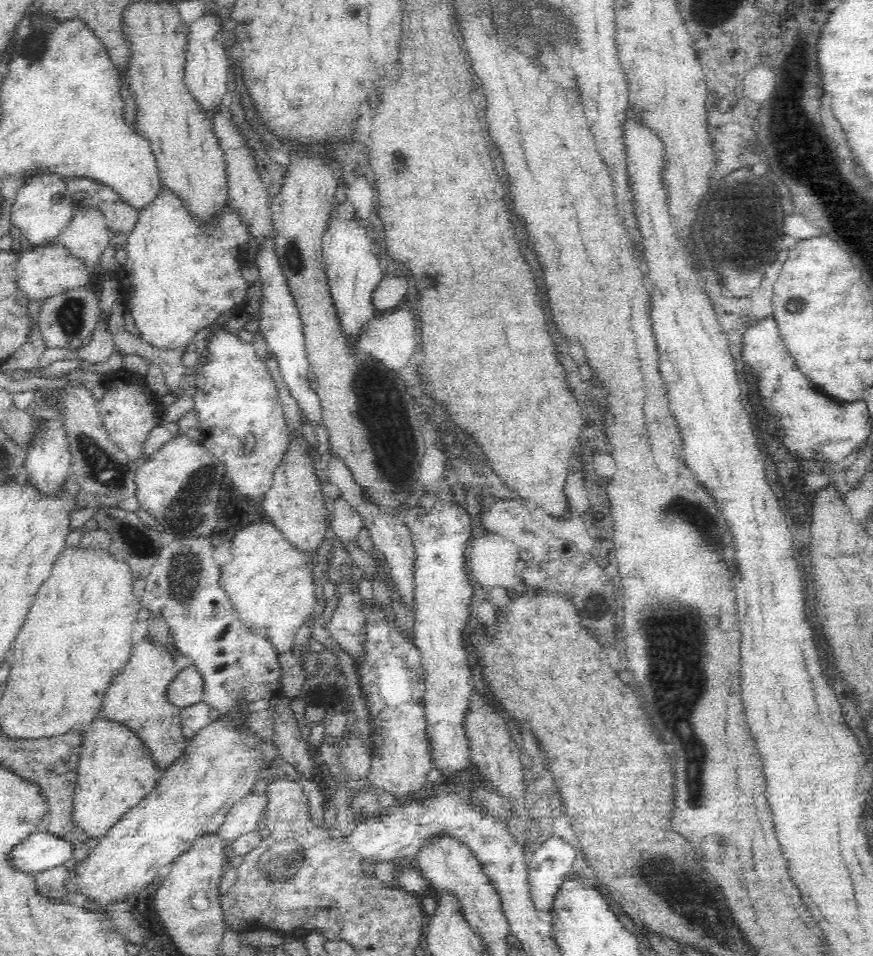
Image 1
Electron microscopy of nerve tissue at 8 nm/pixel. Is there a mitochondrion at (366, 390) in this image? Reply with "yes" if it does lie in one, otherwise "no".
yes

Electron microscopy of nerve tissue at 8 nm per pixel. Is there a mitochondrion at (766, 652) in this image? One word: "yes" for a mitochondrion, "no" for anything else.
no

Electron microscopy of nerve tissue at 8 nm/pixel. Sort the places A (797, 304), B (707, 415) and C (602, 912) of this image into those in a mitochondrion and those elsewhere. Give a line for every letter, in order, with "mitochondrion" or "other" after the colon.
A: mitochondrion
B: other
C: other

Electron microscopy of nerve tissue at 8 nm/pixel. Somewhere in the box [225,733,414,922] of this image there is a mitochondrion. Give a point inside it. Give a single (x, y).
(293, 867)

